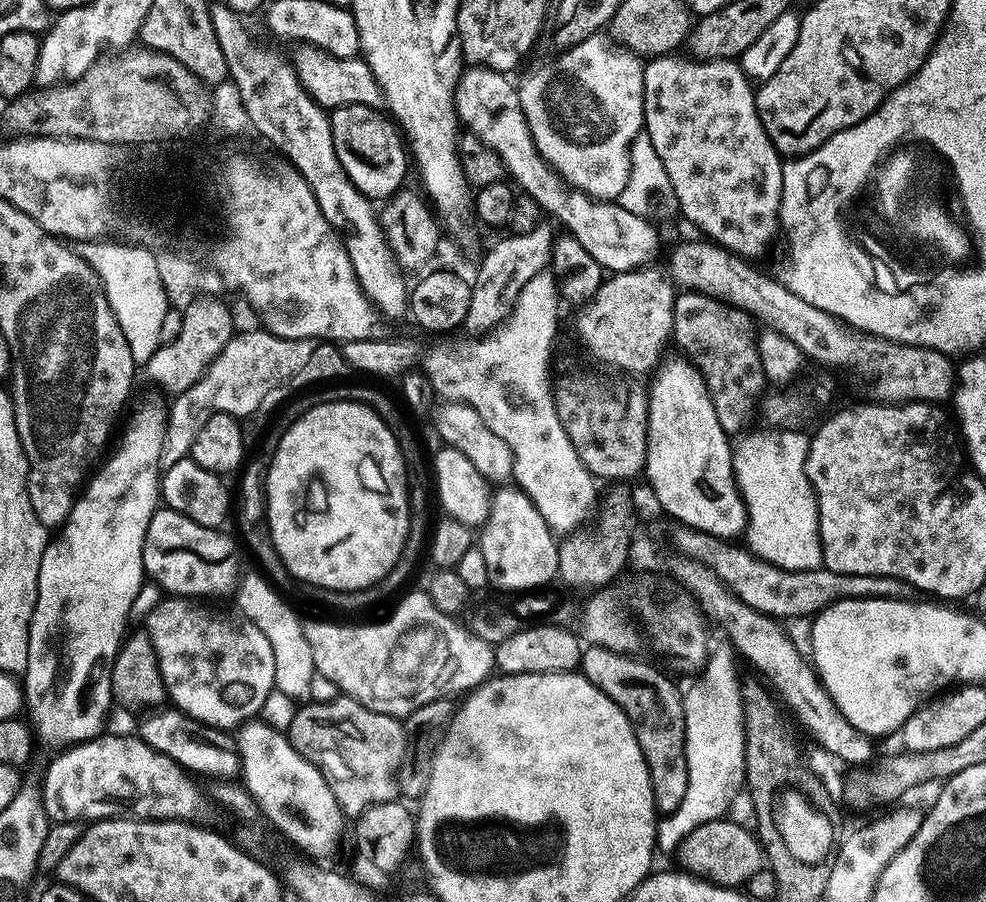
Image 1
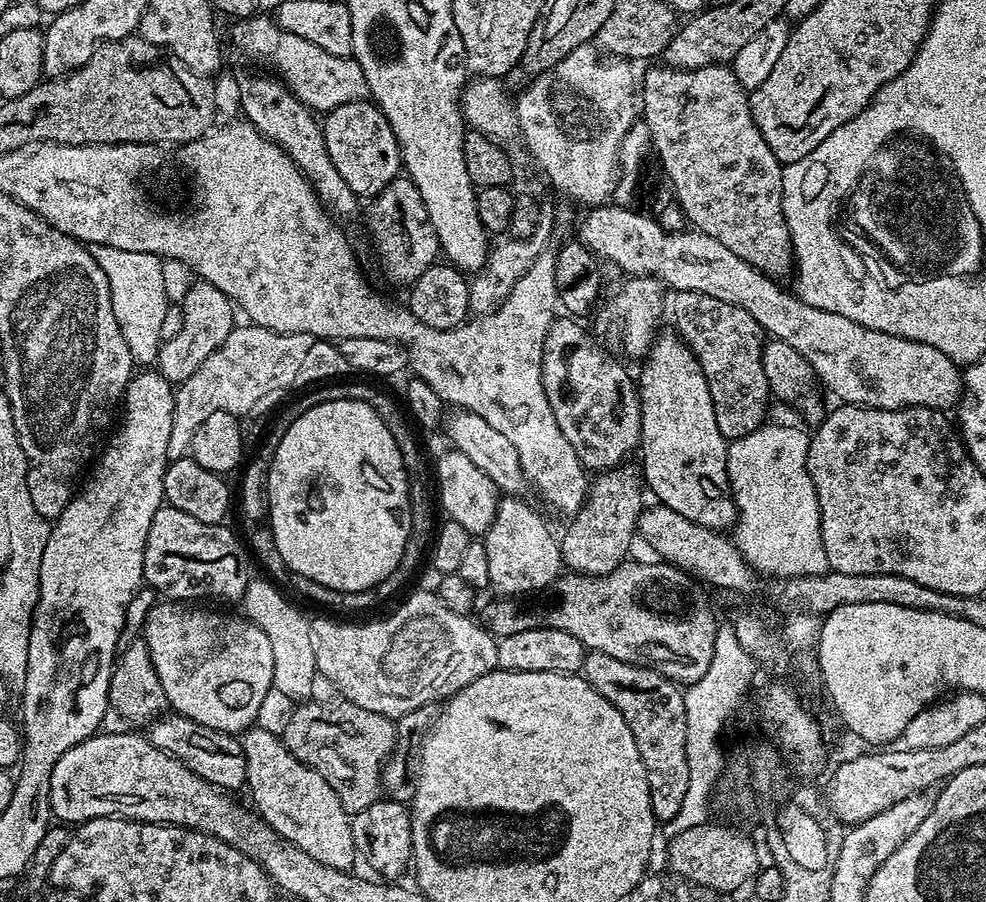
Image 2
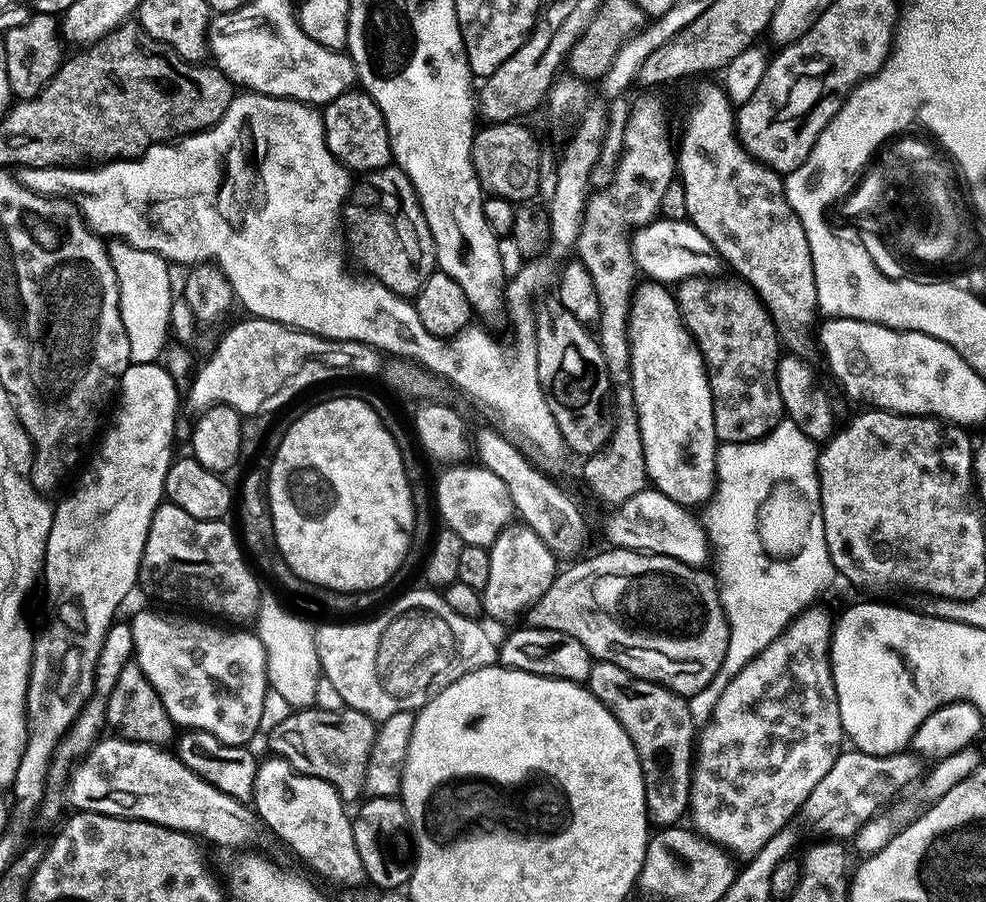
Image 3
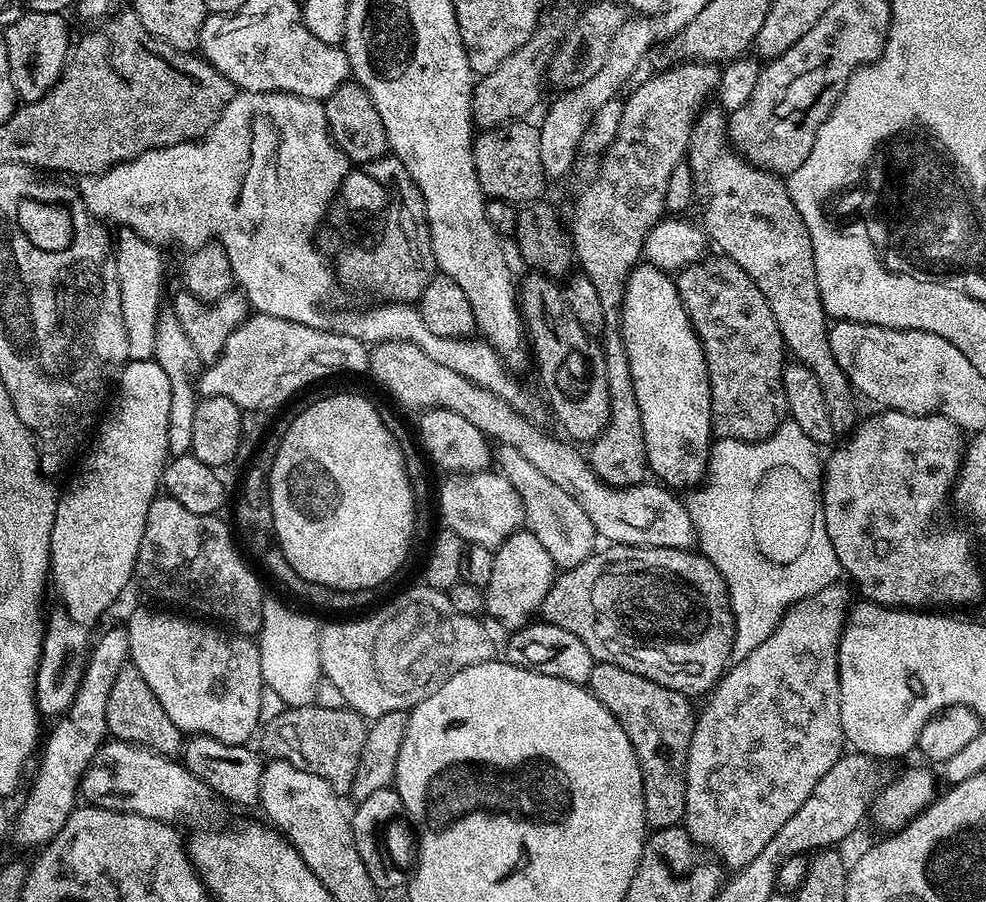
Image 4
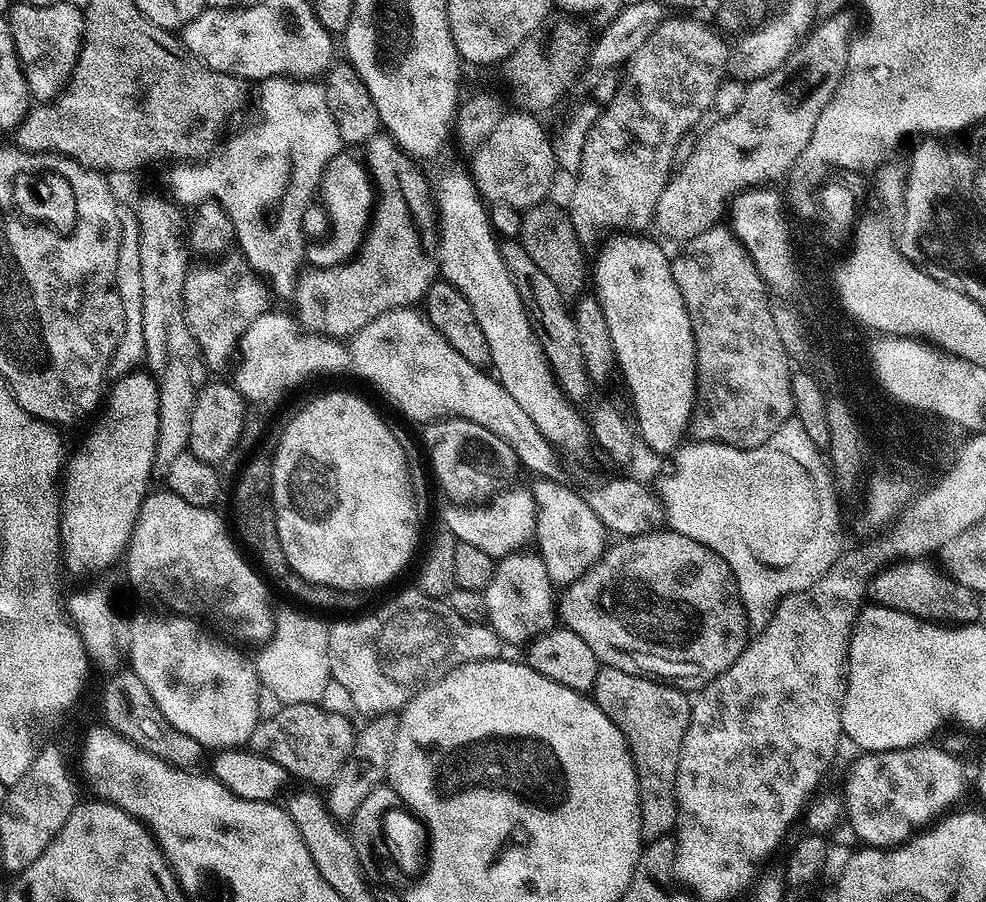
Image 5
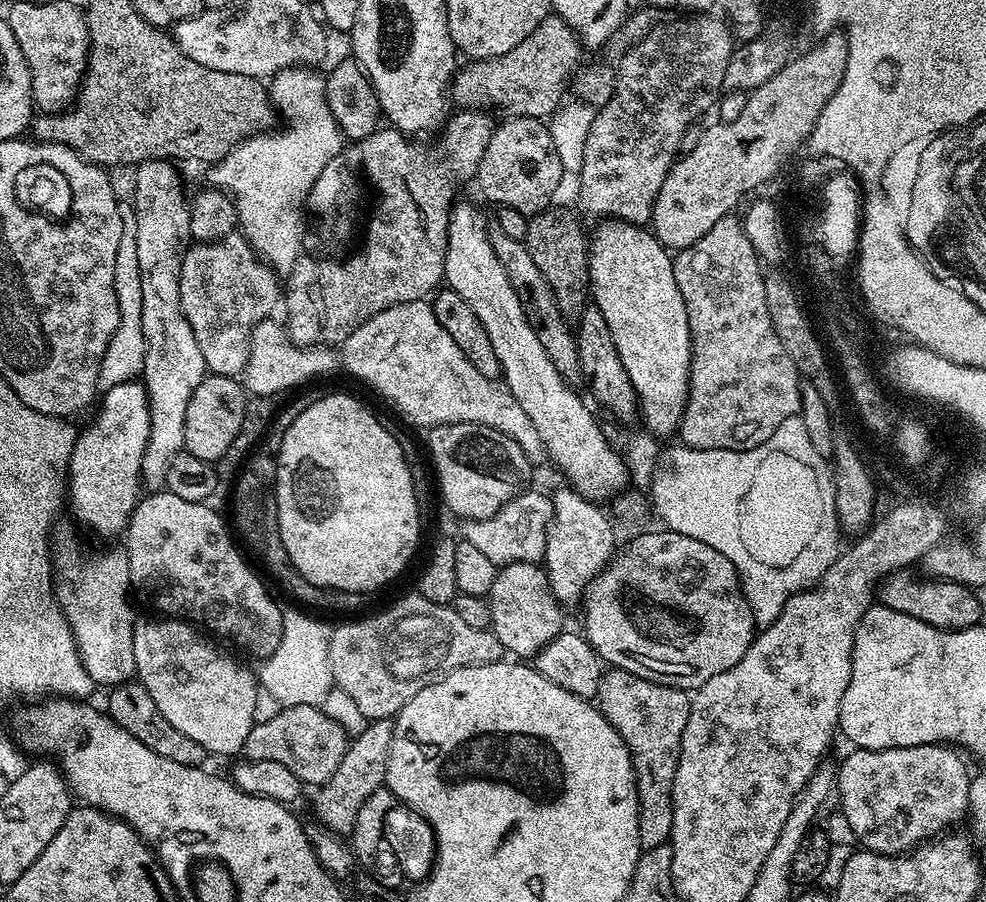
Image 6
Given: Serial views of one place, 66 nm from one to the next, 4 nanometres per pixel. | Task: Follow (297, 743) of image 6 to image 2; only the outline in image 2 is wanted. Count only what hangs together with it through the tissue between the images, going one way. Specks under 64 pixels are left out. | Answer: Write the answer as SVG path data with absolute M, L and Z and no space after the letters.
M304 702L294 708L293 718L287 723L282 739L290 754L298 758L298 762L302 762L307 768L313 768L318 774L322 774L322 778L326 778L334 794L338 794L345 812L361 812L375 800L381 799L380 774L388 763L389 756L396 751L396 725L389 717L362 710L362 706L354 706L347 702Z

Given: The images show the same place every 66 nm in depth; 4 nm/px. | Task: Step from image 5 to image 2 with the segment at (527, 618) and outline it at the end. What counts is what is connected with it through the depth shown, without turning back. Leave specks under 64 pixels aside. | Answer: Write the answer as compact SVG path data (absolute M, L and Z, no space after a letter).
M520 498L499 501L492 525L482 536L486 559L490 562L490 585L505 597L536 592L539 588L555 585L562 572L561 545L552 537L548 524Z

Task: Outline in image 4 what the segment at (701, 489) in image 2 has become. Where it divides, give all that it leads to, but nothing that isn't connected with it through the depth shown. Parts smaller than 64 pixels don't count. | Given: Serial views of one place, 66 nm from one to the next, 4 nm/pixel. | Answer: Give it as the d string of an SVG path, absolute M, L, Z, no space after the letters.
M647 262L637 263L624 281L624 301L620 303L620 336L630 358L630 374L638 410L642 410L643 451L651 475L672 490L699 485L705 479L708 451L714 440L712 403L708 385L708 367L704 361L704 345L696 337L688 311L676 289L676 281L667 271Z

